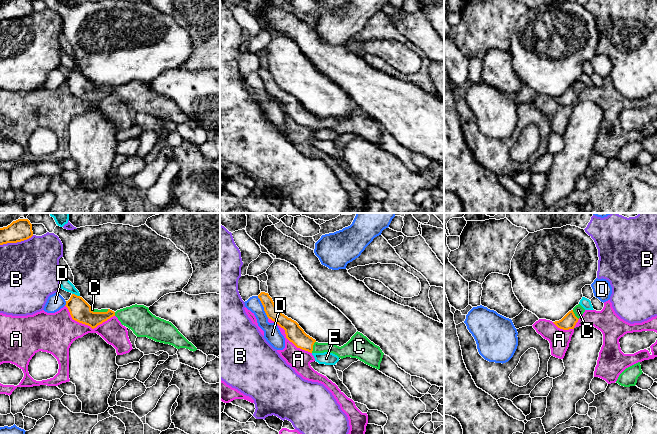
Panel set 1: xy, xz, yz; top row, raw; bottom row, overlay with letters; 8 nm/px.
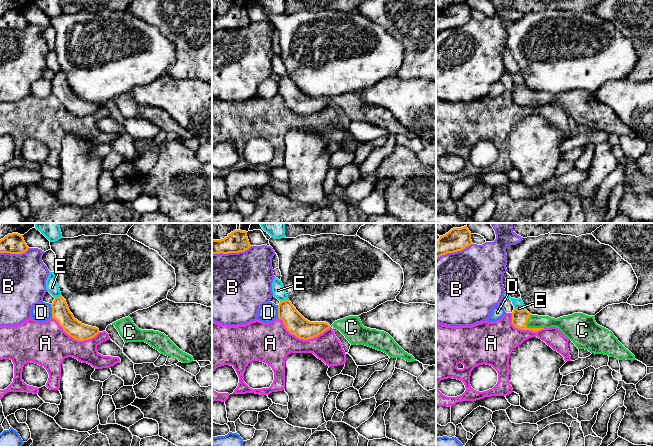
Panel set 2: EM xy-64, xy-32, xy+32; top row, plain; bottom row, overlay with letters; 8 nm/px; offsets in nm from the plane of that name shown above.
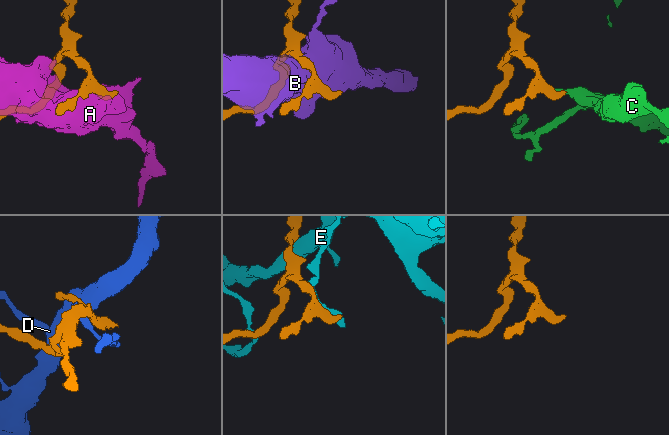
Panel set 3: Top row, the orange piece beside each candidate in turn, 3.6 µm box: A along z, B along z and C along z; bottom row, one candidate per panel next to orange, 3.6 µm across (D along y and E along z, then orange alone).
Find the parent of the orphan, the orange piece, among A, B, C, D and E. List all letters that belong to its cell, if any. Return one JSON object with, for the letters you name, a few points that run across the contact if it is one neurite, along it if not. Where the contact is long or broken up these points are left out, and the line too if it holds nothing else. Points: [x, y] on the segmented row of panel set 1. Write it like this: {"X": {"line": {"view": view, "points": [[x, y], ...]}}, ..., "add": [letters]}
{"C": {"line": {"view": "xz", "points": [[294, 333], [312, 347], [330, 347], [342, 352]]}}, "add": ["C"]}

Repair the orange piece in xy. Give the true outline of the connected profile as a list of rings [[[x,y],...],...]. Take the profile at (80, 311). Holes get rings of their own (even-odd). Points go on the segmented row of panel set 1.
[[[72,294],[65,306],[73,320],[92,329],[116,316],[121,324],[131,329],[137,337],[147,337],[177,349],[186,348],[193,352],[197,350],[171,322],[156,317],[144,305],[135,304],[116,312],[110,309],[98,310],[92,308],[82,297]]]

